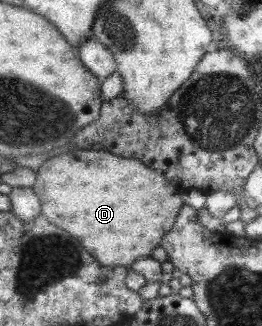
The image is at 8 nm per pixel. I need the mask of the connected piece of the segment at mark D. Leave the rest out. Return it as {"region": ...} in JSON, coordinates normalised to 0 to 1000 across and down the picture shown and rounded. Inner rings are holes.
{"region":[[[282,457],[202,485],[168,485],[122,577],[153,601],[164,666],[206,690],[229,690],[233,702],[260,702],[290,733],[321,745],[328,767],[344,770],[385,813],[427,822],[469,816],[489,825],[523,791],[573,788],[573,773],[607,755],[618,721],[653,702],[698,629],[691,586],[641,558],[615,528],[550,512],[534,494],[519,494],[519,485],[473,494],[466,479],[397,457],[328,463]]]}

